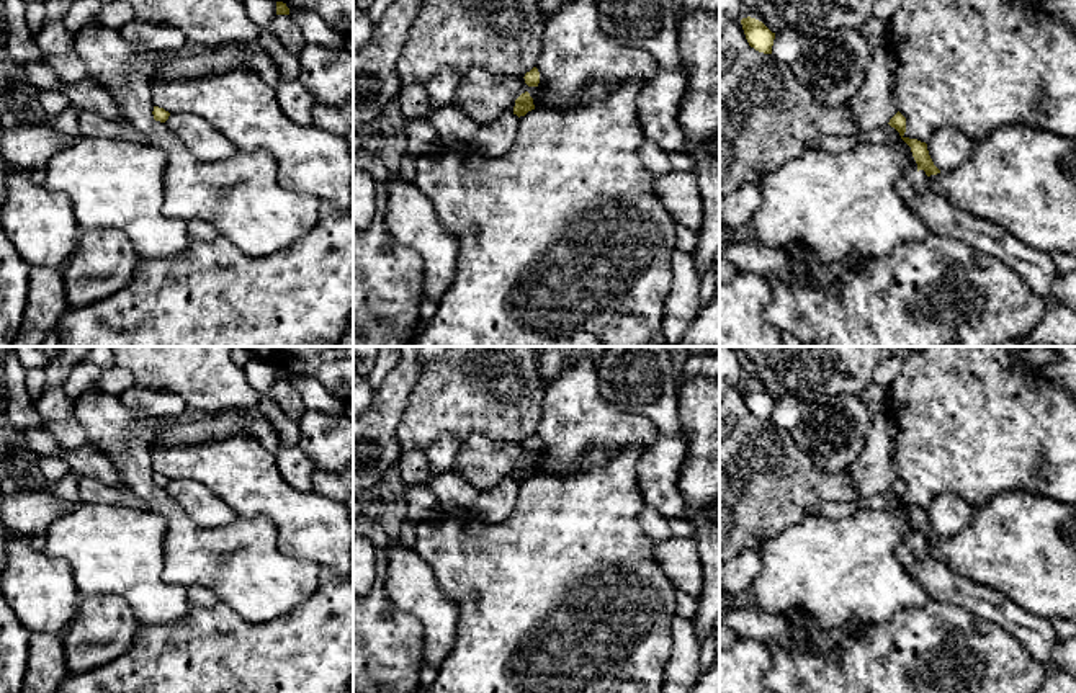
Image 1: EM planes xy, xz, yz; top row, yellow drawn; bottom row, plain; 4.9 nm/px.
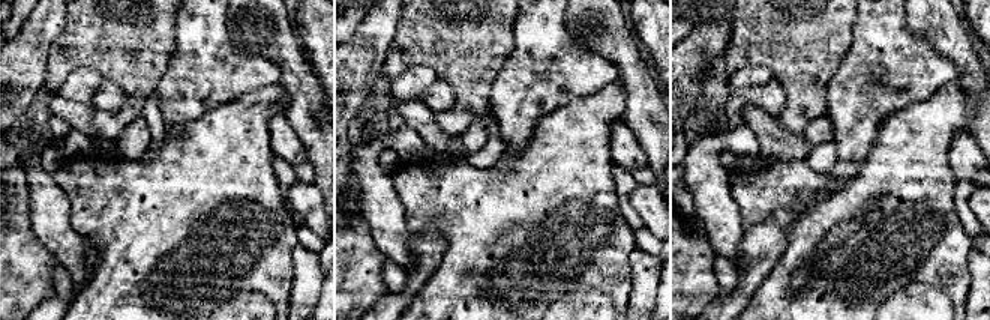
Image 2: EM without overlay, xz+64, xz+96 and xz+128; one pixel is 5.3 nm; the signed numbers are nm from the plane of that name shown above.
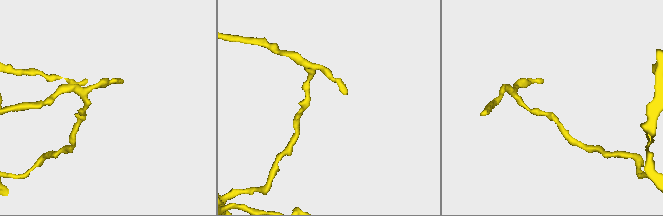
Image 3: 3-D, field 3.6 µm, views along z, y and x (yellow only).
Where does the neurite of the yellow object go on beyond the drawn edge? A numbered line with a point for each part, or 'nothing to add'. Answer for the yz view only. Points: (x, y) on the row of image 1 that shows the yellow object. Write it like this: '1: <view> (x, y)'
nothing to add

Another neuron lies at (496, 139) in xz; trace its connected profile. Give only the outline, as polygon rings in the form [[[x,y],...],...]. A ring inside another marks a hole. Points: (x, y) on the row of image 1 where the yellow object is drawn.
[[[513,113],[502,114],[497,121],[481,126],[469,147],[481,157],[502,157],[510,152],[518,131],[518,116]]]

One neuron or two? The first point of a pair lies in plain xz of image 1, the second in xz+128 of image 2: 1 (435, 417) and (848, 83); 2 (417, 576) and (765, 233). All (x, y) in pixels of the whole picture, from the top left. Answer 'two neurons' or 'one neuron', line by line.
1: two neurons
2: two neurons

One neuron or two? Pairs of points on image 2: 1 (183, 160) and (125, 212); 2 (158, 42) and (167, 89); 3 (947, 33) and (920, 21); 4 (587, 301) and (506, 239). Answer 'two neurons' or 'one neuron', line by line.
1: one neuron
2: two neurons
3: one neuron
4: two neurons

